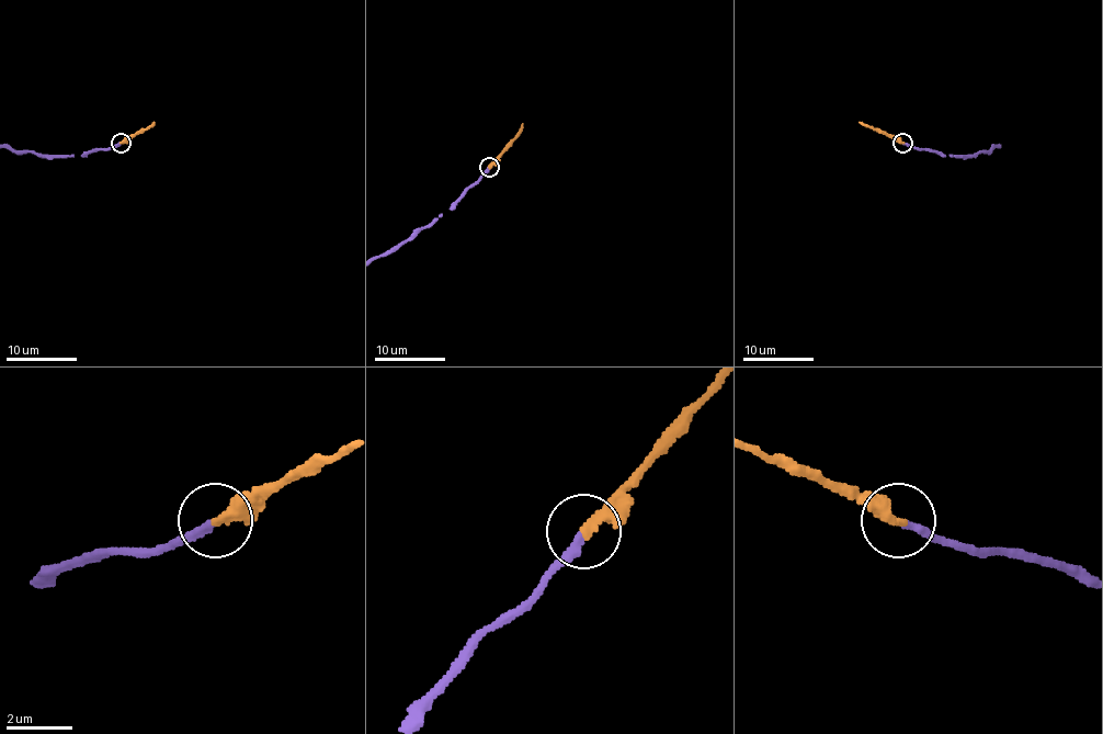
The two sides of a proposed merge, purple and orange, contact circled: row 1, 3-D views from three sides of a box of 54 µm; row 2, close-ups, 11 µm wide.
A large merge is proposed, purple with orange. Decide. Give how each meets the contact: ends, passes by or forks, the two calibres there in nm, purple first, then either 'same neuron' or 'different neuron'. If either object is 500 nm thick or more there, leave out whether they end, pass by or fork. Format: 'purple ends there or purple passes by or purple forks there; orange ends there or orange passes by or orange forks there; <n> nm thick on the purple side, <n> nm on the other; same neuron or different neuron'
purple ends there; orange ends there; 240 nm thick on the purple side, 320 nm on the other; same neuron

